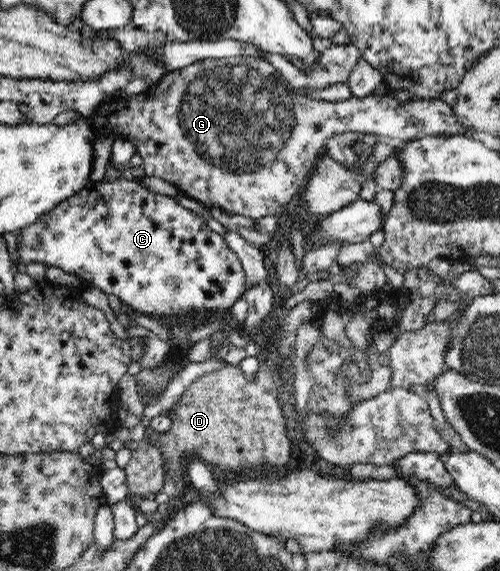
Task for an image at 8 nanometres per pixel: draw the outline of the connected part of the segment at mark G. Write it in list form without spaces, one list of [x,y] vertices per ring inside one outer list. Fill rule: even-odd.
[[[231,56],[217,59],[202,59],[194,64],[173,70],[164,75],[159,82],[156,82],[147,89],[145,95],[131,95],[126,98],[112,99],[111,101],[102,102],[101,105],[89,116],[91,124],[94,124],[95,132],[99,136],[104,136],[108,142],[121,137],[127,138],[135,147],[138,156],[142,157],[144,172],[147,176],[156,176],[156,178],[164,179],[175,187],[182,194],[190,197],[199,203],[203,203],[208,207],[217,207],[233,216],[244,216],[251,220],[264,218],[266,214],[276,215],[276,212],[282,214],[282,208],[286,209],[290,198],[298,192],[298,188],[304,184],[302,182],[308,172],[315,167],[318,158],[323,154],[324,144],[328,138],[342,134],[344,132],[363,132],[376,136],[390,136],[390,138],[400,138],[400,140],[409,141],[422,138],[423,136],[440,136],[440,135],[456,135],[472,136],[473,132],[465,130],[461,124],[455,119],[451,106],[445,101],[440,100],[413,100],[411,103],[400,102],[394,97],[393,91],[385,94],[373,94],[364,98],[356,98],[351,96],[349,99],[339,102],[328,102],[324,100],[314,99],[304,92],[295,90],[290,86],[280,74],[276,67],[269,61],[260,57],[252,56]]]

